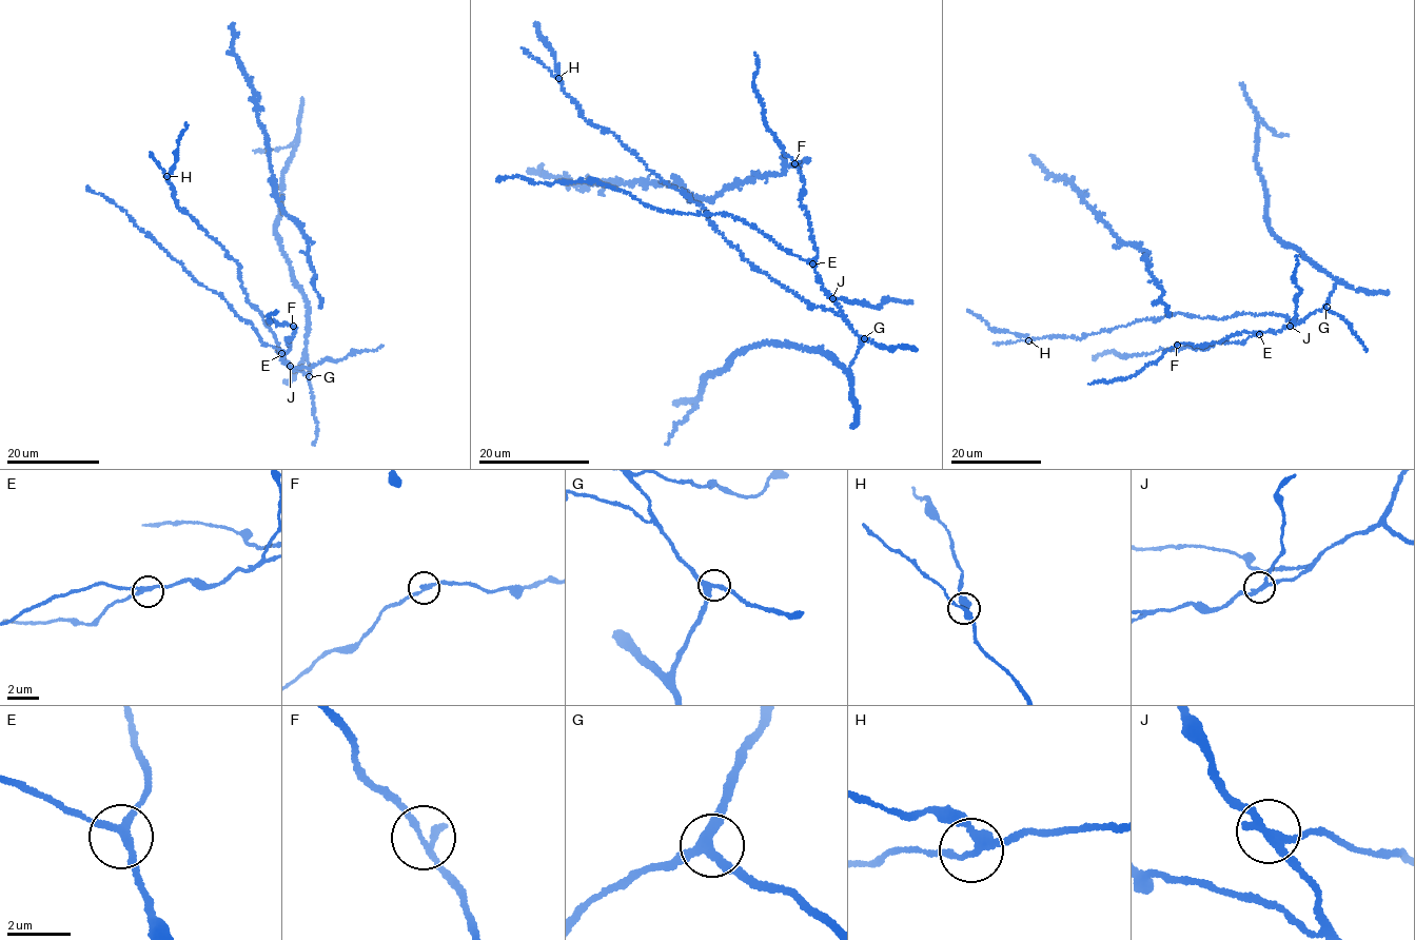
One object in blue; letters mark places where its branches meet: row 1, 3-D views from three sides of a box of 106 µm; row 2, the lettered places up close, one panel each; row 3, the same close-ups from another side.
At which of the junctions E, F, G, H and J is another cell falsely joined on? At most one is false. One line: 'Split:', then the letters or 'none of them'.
Split: J

